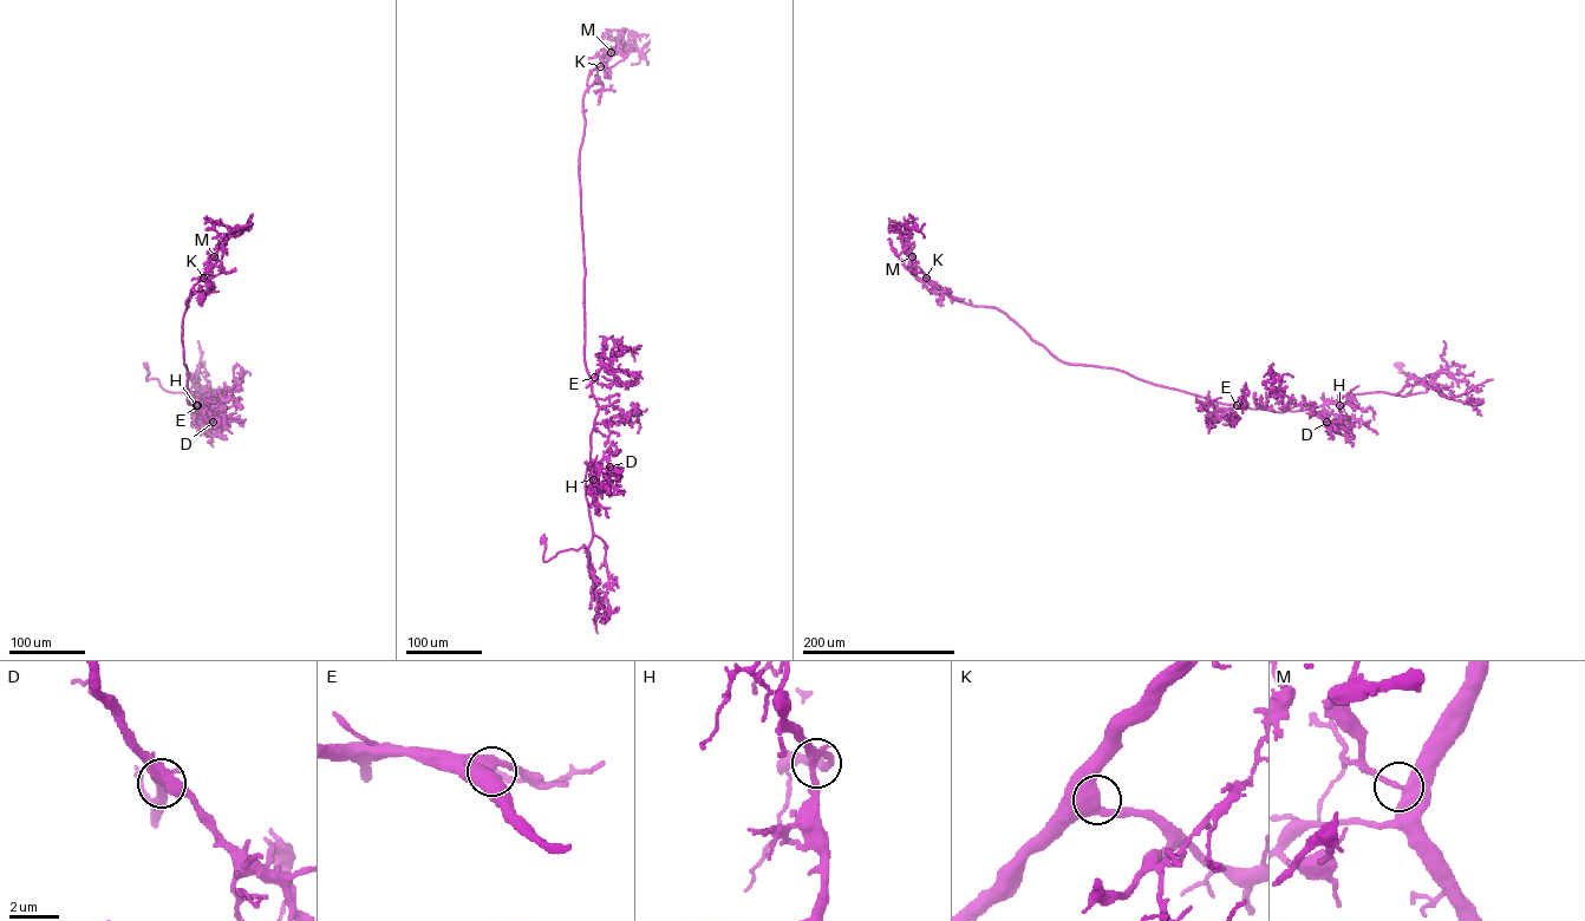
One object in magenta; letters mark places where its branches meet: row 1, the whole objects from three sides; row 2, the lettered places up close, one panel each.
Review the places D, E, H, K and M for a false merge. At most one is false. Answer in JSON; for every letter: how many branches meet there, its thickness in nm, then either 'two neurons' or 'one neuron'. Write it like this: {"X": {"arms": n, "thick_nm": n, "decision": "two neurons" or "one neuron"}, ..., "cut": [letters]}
{"D": {"arms": 2, "thick_nm": 500, "decision": "one neuron"}, "E": {"arms": 2, "thick_nm": 550, "decision": "one neuron"}, "H": {"arms": 3, "thick_nm": 320, "decision": "one neuron"}, "K": {"arms": 2, "thick_nm": 600, "decision": "one neuron"}, "M": {"arms": 2, "thick_nm": 440, "decision": "one neuron"}, "cut": []}

